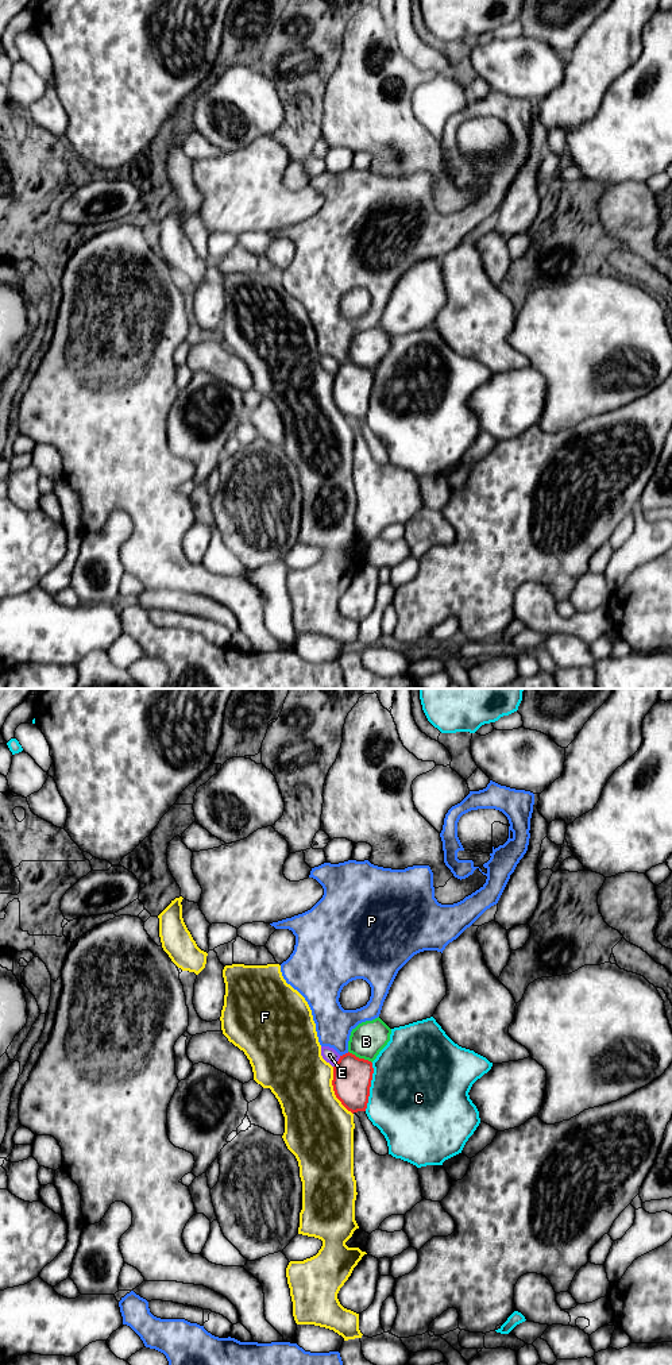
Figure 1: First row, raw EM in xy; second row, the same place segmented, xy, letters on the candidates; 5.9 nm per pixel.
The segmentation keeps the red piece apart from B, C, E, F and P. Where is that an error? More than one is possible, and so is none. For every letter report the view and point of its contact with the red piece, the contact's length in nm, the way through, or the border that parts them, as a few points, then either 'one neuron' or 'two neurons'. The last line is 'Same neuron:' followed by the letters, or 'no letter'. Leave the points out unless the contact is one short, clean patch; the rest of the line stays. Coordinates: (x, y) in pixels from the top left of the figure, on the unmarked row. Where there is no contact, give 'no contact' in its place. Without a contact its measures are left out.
B: xy (360, 367) | 160 nm | two neurons
C: xy (370, 394) | 300 nm | two neurons
E: xy (338, 370) | 80 nm | along xy (340, 365), (333, 376) | two neurons
F: xy (333, 398) | 320 nm | two neurons
P: xy (346, 362) | 60 nm | two neurons
Same neuron: no letter

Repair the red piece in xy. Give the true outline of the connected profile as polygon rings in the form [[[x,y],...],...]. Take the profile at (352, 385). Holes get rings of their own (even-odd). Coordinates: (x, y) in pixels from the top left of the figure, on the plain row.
[[[352,362],[340,365],[333,375],[333,400],[341,413],[354,421],[366,420],[372,389],[372,371]]]

